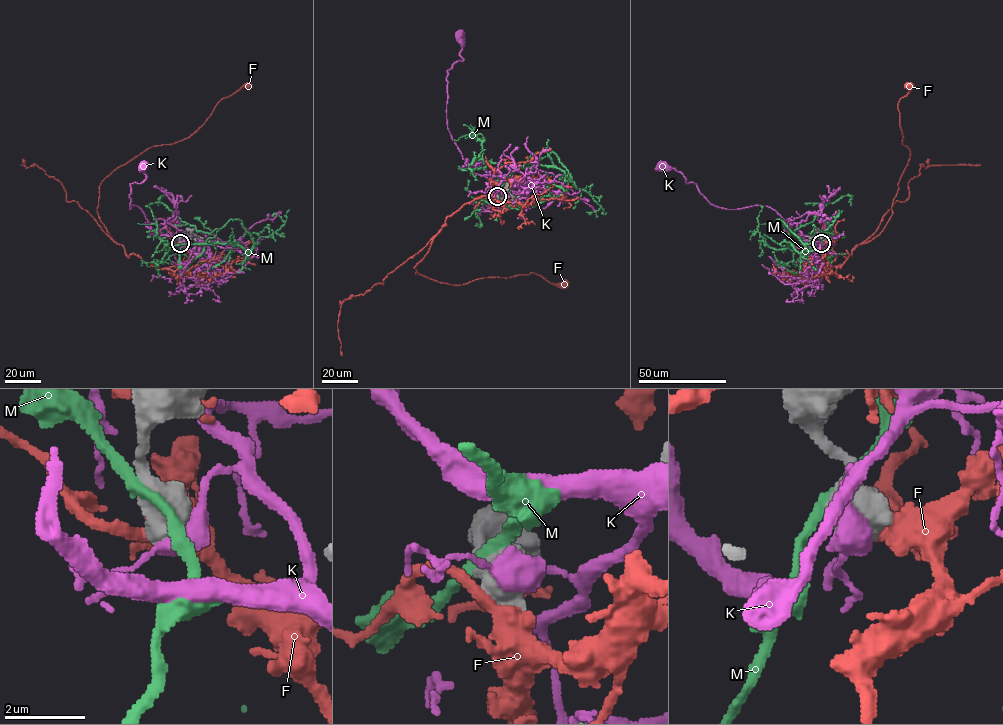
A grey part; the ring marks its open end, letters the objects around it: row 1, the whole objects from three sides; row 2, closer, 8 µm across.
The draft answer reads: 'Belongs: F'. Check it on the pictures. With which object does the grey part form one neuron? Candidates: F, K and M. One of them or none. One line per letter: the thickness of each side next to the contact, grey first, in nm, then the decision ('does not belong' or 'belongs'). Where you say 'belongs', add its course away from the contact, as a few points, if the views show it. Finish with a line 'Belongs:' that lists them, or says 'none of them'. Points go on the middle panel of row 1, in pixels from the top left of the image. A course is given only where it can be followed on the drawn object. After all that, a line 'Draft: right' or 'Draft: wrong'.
F: 850 nm thick on the grey side, 500 nm on the other; does not belong
K: 1000 nm thick on the grey side, 550 nm on the other; belongs; it runs (497, 197), (503, 194), (472, 171), (447, 128), (446, 77), (462, 59), (460, 34)
M: 600 nm thick on the grey side, 280 nm on the other; does not belong
Belongs: K
Draft: wrong

